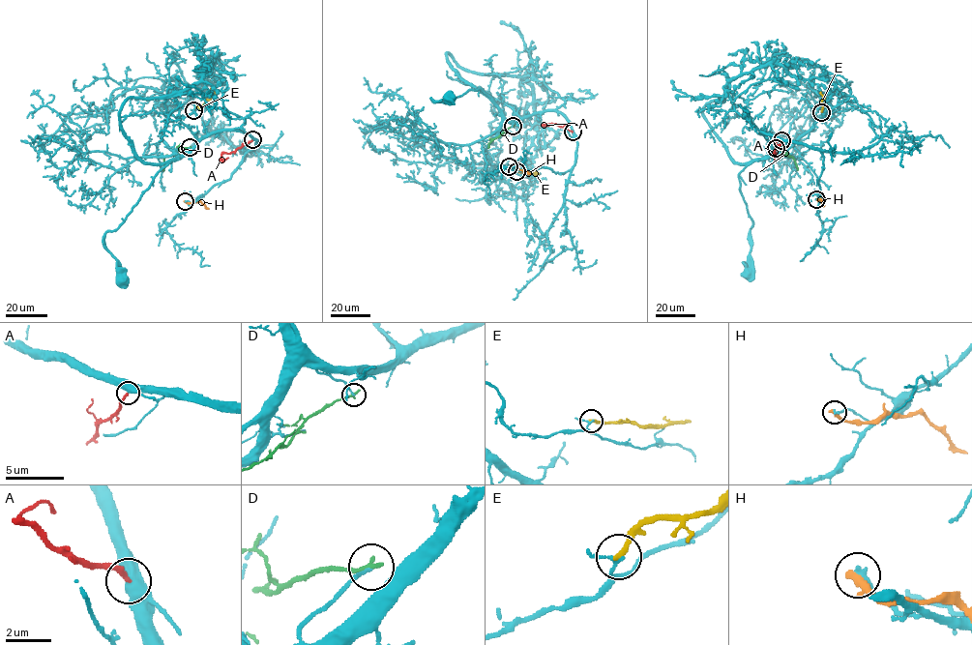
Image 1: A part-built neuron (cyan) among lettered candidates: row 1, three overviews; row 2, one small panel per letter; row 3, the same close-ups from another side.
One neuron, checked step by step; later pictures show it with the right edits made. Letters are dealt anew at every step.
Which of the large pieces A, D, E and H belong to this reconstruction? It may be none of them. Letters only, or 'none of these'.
none of these

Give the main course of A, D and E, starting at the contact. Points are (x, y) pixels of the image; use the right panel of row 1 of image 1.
A: (781, 140), (774, 152), (775, 158)
D: (776, 148), (791, 157), (798, 169)
E: (821, 112), (823, 96), (820, 92)

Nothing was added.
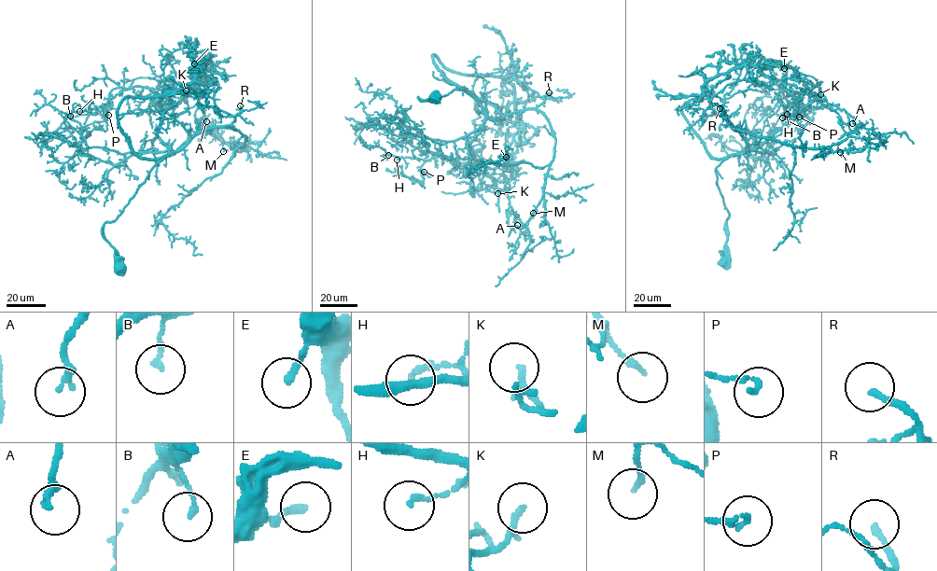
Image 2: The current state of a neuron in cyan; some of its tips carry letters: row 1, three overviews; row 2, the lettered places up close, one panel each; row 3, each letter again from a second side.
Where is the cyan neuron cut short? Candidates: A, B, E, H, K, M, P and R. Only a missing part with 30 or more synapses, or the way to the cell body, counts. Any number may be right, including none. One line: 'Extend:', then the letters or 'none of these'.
Extend: R

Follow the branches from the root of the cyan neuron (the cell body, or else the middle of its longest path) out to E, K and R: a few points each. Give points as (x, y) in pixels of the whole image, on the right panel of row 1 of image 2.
E: (724, 263), (729, 212), (716, 169), (759, 148), (820, 93), (784, 68)
K: (724, 263), (726, 264), (729, 212), (717, 183), (716, 169), (734, 155), (759, 148), (795, 113), (820, 94)
R: (724, 263), (729, 212), (717, 183), (716, 169), (728, 158), (742, 154), (747, 141), (720, 108)

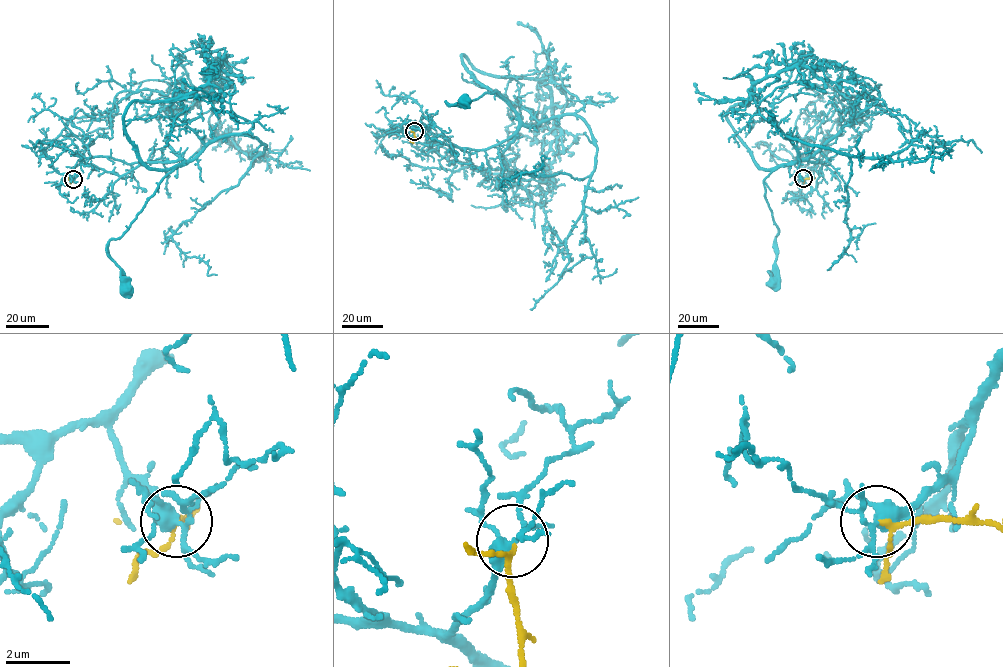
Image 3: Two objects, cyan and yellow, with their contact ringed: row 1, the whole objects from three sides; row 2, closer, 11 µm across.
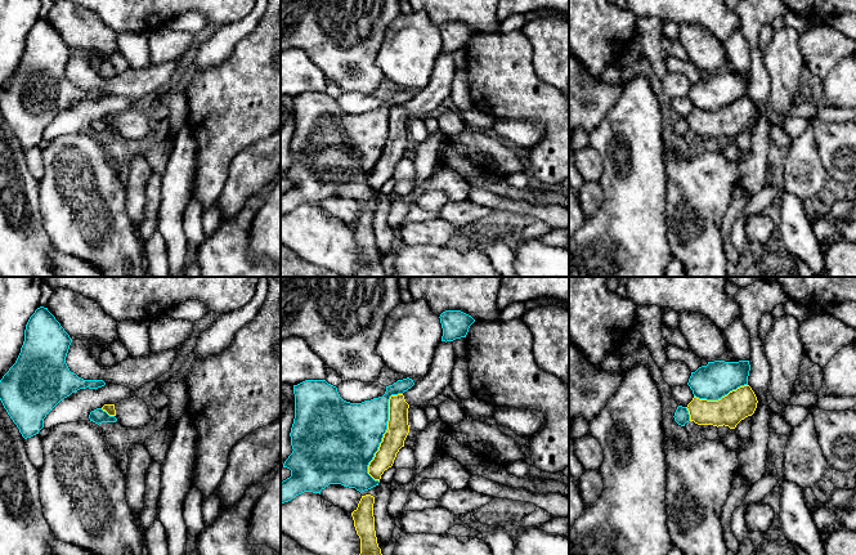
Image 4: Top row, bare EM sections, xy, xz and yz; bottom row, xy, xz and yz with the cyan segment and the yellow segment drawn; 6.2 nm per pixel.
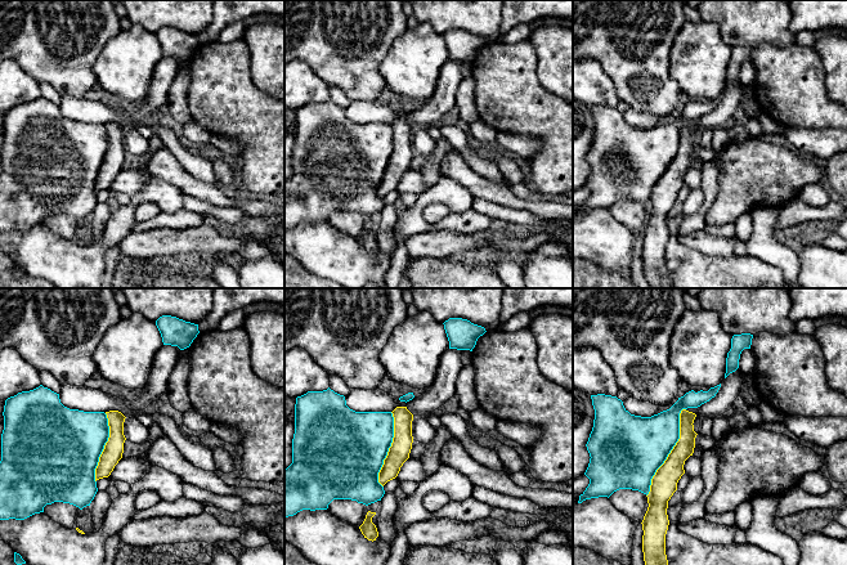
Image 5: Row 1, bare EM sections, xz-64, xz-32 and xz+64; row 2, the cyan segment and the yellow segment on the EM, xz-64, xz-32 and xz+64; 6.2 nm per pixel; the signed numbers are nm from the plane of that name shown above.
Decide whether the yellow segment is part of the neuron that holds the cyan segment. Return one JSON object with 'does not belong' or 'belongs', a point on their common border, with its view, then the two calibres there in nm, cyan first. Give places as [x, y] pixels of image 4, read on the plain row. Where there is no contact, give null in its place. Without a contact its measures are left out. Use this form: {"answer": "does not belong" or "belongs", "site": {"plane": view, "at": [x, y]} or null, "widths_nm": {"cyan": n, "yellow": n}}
{"answer": "does not belong", "site": {"plane": "xz", "at": [384, 144]}, "widths_nm": {"cyan": 440, "yellow": 140}}

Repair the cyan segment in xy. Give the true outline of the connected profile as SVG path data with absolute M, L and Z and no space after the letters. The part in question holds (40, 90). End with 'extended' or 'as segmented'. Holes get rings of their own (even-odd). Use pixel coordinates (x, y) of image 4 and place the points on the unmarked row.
M40 18L30 28L21 64L0 91L0 112L24 151L39 146L44 130L60 112L80 100L106 97L103 91L84 91L70 82L66 68L71 54L72 50L48 19Z; as segmented

